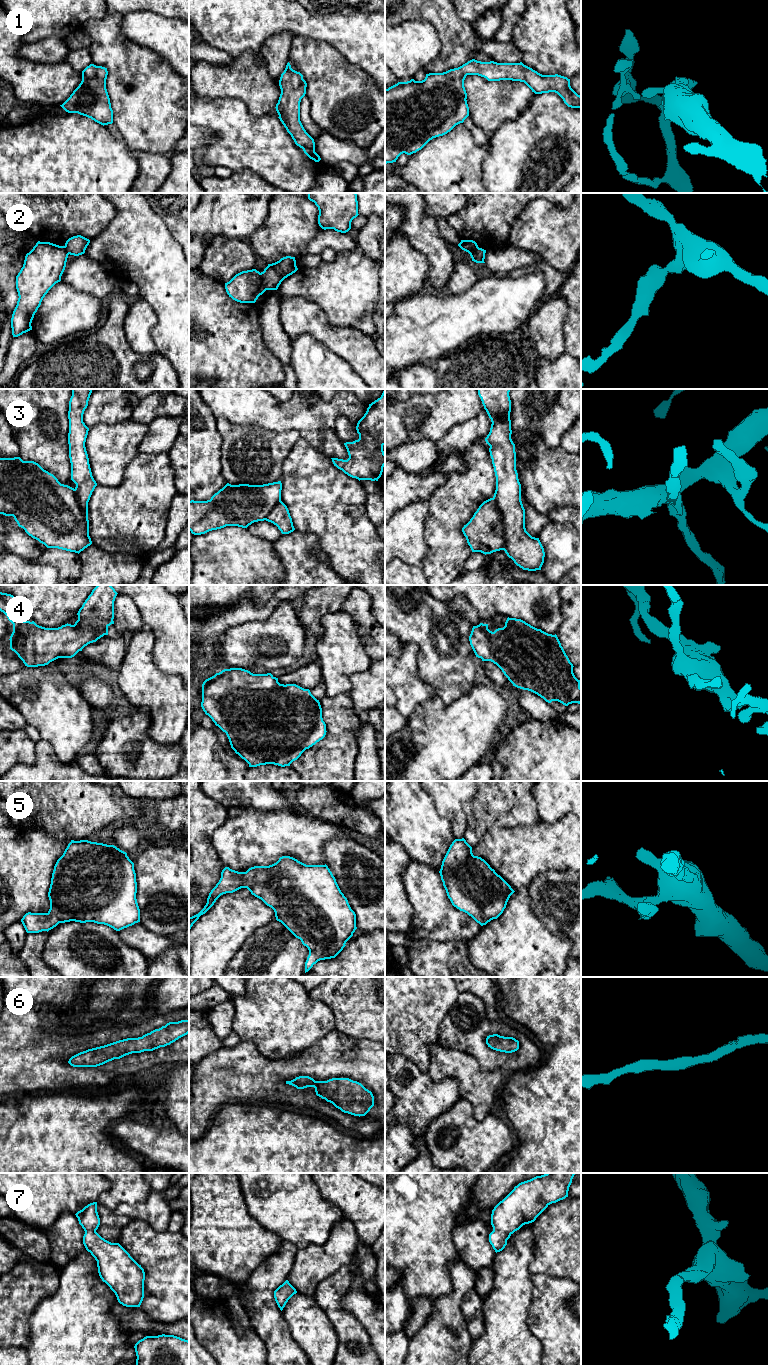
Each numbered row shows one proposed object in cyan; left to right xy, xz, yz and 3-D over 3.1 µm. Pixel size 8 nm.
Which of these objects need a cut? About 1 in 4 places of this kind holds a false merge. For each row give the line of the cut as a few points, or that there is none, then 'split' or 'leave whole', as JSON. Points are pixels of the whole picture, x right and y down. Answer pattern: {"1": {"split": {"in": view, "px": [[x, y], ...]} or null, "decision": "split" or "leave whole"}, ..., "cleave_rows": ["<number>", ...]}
{"1": {"split": null, "decision": "leave whole"}, "2": {"split": {"in": "xz", "px": [[260, 273], [262, 284], [266, 289]]}, "decision": "split"}, "3": {"split": null, "decision": "leave whole"}, "4": {"split": null, "decision": "leave whole"}, "5": {"split": null, "decision": "leave whole"}, "6": {"split": null, "decision": "leave whole"}, "7": {"split": null, "decision": "leave whole"}, "cleave_rows": ["2"]}

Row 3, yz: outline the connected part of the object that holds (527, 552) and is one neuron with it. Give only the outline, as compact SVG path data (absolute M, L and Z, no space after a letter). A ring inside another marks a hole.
M478 389L478 395L492 422L490 432L485 441L490 446L489 452L496 476L496 490L492 498L484 501L479 506L470 521L462 528L462 532L472 552L481 552L486 555L504 550L507 556L523 570L536 571L541 570L545 552L539 538L532 537L525 528L525 509L521 501L521 484L516 470L515 444L511 439L511 400L509 392L510 389Z

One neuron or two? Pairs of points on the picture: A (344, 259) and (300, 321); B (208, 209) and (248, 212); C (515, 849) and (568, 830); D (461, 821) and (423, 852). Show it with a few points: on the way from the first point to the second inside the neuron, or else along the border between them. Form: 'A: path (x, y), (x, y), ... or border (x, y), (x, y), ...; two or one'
A: border (290, 297), (303, 297), (314, 302), (327, 321); two
B: path (218, 212), (238, 212); one
C: path (528, 849), (552, 846), (555, 843); one
D: border (437, 811), (449, 822), (455, 838); two

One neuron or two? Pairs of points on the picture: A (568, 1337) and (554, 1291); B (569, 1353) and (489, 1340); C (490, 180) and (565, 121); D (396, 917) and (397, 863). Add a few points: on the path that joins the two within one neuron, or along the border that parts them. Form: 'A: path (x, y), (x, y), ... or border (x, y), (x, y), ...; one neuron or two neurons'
A: path (557, 1326), (557, 1310), (554, 1307), (554, 1302); one neuron
B: border (529, 1329), (541, 1344), (541, 1354); two neurons
C: path (509, 165), (534, 140), (546, 133); one neuron
D: path (395, 904), (395, 876); one neuron

